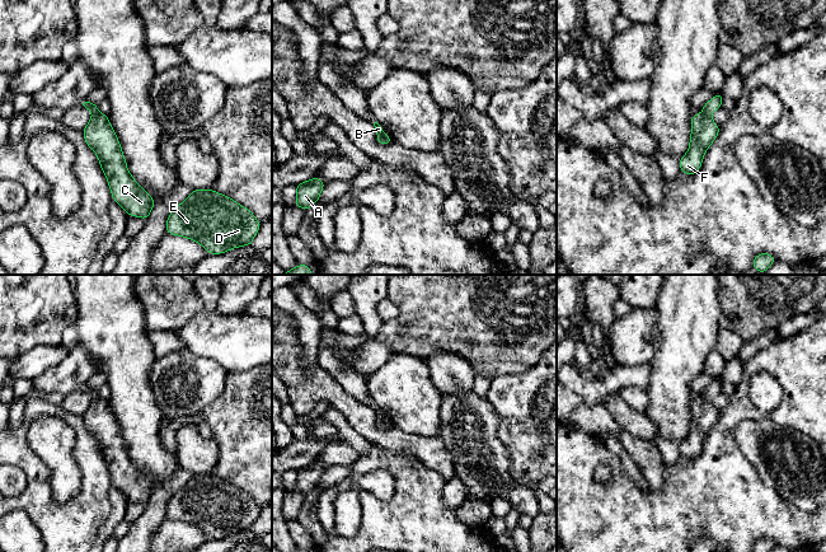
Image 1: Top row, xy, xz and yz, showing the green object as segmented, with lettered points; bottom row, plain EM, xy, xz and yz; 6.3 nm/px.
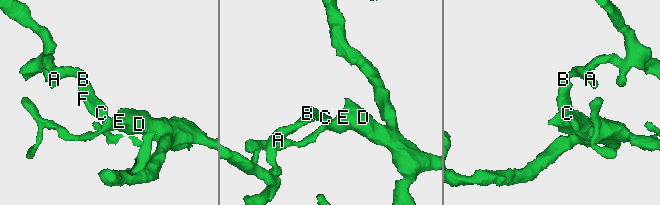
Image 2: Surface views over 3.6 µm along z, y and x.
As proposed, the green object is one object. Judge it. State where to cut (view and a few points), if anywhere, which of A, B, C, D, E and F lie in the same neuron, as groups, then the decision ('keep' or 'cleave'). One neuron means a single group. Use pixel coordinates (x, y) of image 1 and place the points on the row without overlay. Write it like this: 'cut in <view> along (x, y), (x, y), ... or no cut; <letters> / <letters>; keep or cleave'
no cut; A B C D E F; keep

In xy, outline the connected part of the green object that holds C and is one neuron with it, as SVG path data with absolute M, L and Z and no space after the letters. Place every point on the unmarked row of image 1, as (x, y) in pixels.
M86 384L81 385L79 390L88 393L93 398L83 420L86 430L98 441L113 485L127 500L146 505L155 486L128 457L121 429L108 401L102 399L98 390Z

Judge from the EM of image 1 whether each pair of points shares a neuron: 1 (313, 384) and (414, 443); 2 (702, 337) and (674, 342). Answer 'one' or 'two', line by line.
1: one
2: one

